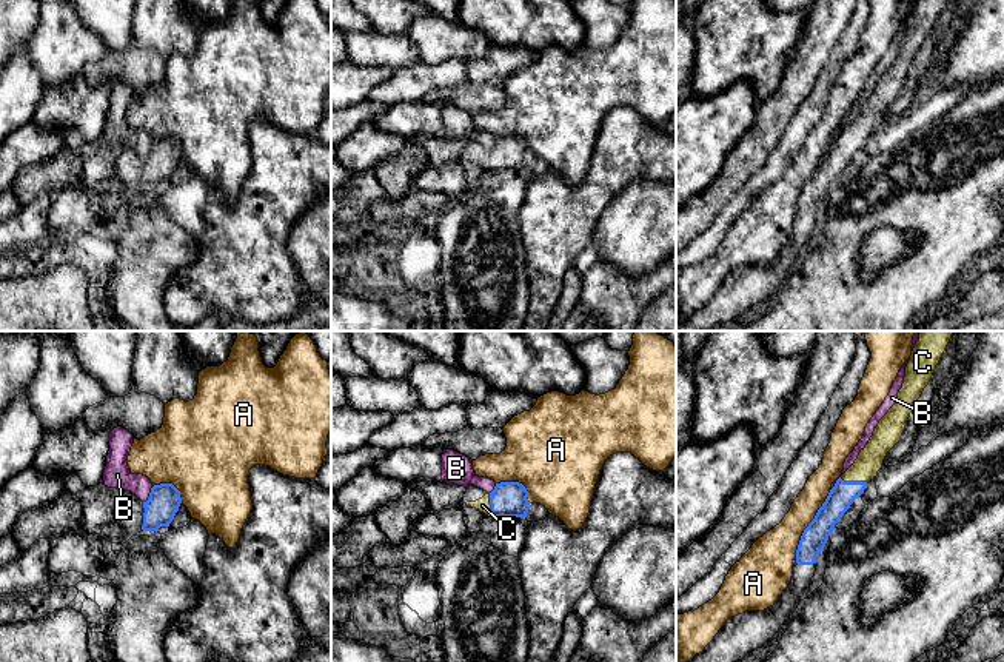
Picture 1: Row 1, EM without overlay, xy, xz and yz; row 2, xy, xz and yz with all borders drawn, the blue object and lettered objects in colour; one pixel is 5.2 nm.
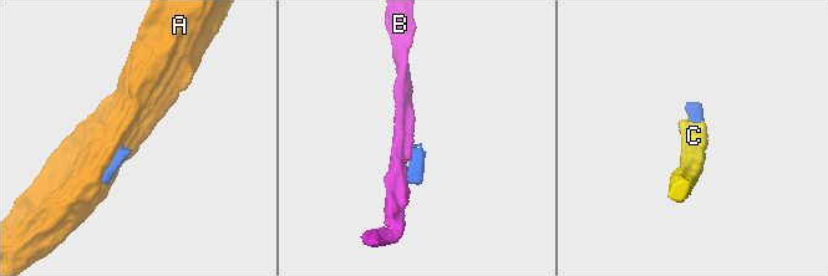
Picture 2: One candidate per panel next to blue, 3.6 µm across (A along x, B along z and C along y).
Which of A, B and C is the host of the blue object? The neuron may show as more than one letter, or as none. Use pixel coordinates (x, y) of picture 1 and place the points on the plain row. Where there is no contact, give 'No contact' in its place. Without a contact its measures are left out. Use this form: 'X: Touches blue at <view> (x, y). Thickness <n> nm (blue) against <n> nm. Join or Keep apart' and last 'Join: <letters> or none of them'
A: Touches blue at yz (807, 182). Thickness 140 nm (blue) against 240 nm. Keep apart
B: Touches blue at xy (150, 150). Thickness 170 nm (blue) against 140 nm. Keep apart
C: Touches blue at yz (853, 137). Thickness 140 nm (blue) against 140 nm. Join
Join: C

